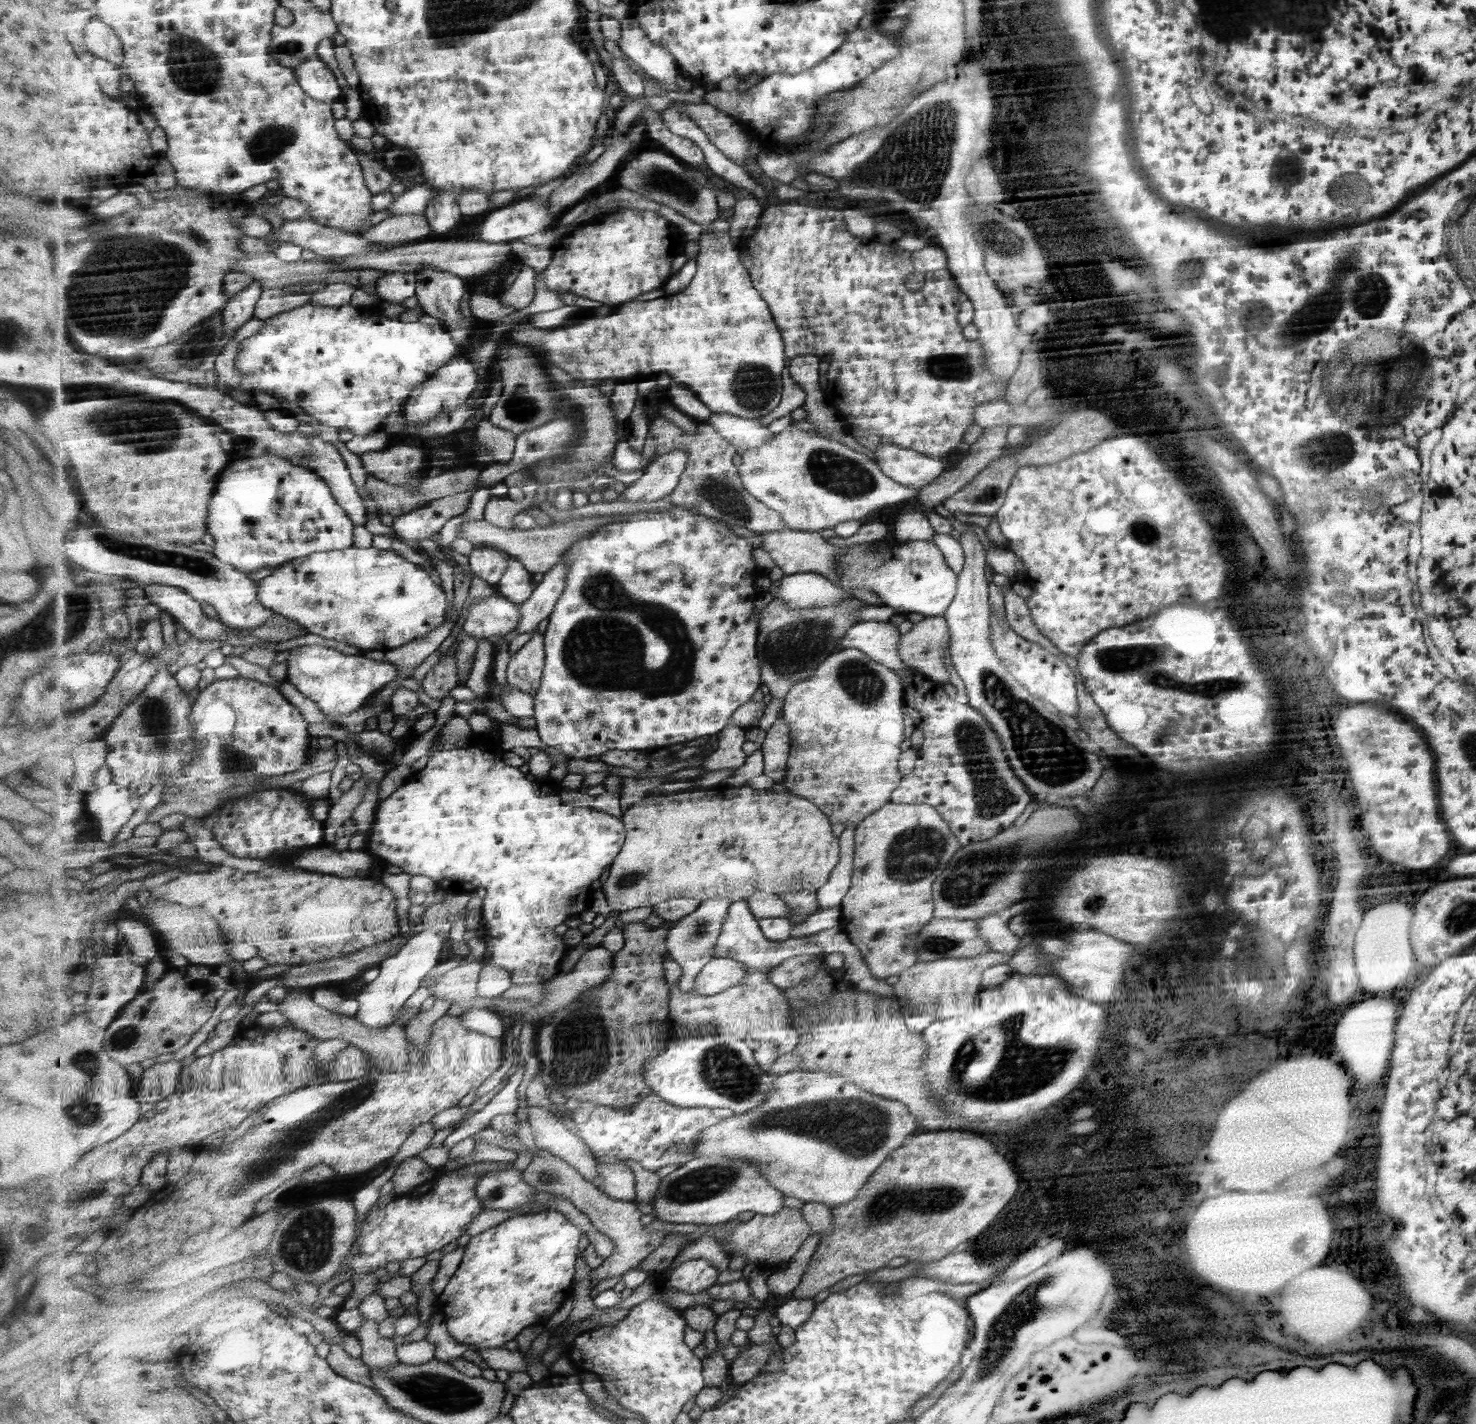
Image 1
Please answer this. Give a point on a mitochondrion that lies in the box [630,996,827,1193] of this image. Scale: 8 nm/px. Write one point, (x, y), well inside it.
(721, 1068)

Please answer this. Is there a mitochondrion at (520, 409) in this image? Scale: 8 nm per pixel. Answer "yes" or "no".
yes

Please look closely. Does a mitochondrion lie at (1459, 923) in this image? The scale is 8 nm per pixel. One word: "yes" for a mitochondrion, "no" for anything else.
yes

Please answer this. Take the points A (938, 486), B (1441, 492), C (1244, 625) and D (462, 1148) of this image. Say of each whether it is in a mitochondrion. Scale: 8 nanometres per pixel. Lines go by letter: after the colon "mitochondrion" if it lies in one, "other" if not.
A: other
B: other
C: other
D: other

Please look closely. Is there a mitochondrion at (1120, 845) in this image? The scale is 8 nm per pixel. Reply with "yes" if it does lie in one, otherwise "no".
no

